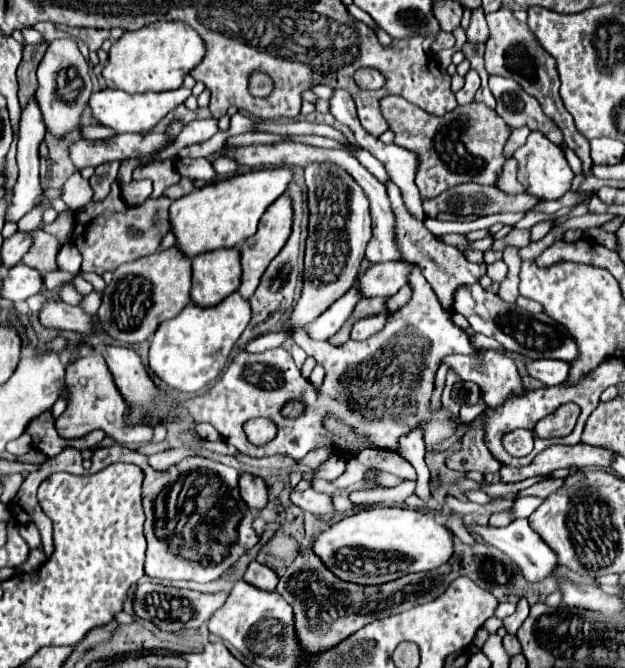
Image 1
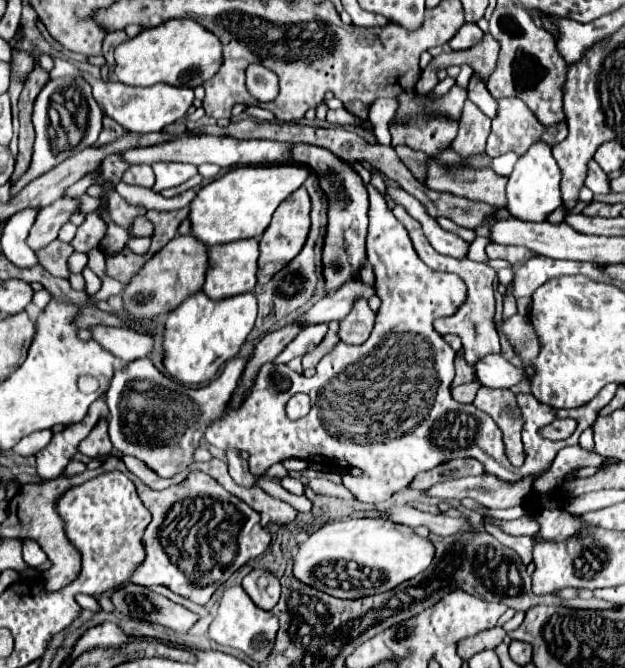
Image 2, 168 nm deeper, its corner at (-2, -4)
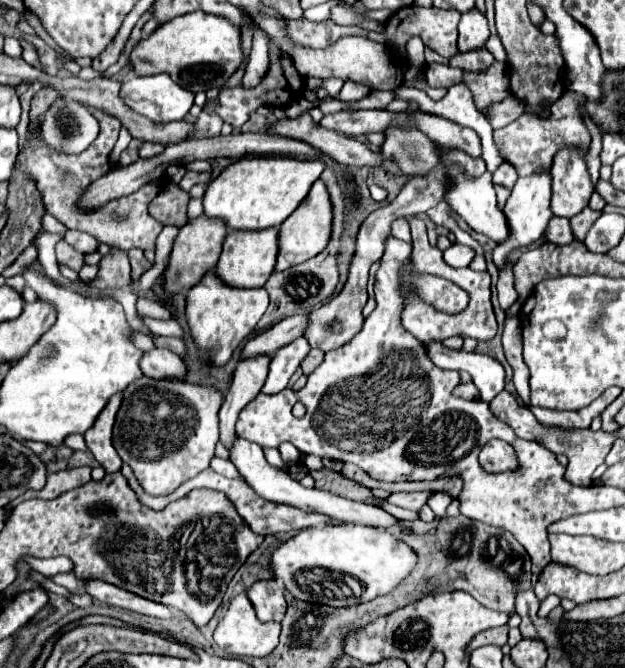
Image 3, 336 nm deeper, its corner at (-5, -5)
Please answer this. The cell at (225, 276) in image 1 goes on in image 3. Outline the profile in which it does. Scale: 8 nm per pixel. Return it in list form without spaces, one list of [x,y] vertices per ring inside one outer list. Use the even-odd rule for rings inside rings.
[[[265,228],[261,232],[229,232],[217,264],[219,278],[235,288],[261,288],[275,270],[279,252],[279,228]]]

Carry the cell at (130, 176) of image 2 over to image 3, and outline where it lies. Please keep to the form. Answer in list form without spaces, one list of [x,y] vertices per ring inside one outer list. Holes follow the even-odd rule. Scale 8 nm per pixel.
[[[187,172],[183,178],[181,178],[181,182],[179,182],[179,186],[183,188],[183,190],[191,190],[195,184],[199,184],[199,182],[209,182],[209,174],[207,172]]]

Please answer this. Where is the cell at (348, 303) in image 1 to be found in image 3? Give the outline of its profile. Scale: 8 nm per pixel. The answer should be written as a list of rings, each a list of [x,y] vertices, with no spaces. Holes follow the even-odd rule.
[[[297,338],[287,348],[277,350],[275,356],[271,358],[269,376],[267,376],[265,386],[261,388],[261,392],[263,394],[277,394],[277,392],[281,392],[289,384],[289,378],[299,368],[301,360],[309,354],[309,350],[311,348],[309,348],[305,338]]]

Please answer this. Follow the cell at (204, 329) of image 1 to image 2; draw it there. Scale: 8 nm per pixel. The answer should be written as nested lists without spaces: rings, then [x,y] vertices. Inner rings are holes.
[[[202,291],[188,297],[174,309],[164,327],[164,369],[182,385],[196,387],[216,377],[218,369],[238,355],[240,345],[256,321],[256,297],[252,293],[234,295],[222,301],[208,299]]]

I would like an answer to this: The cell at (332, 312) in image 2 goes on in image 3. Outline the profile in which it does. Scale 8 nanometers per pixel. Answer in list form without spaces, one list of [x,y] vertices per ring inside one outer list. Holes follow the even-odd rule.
[[[297,314],[297,316],[289,316],[281,322],[277,322],[275,326],[251,336],[247,340],[247,344],[241,350],[241,360],[247,358],[255,358],[255,356],[273,356],[279,348],[291,344],[295,338],[303,336],[303,328],[305,328],[307,316],[305,314]]]

